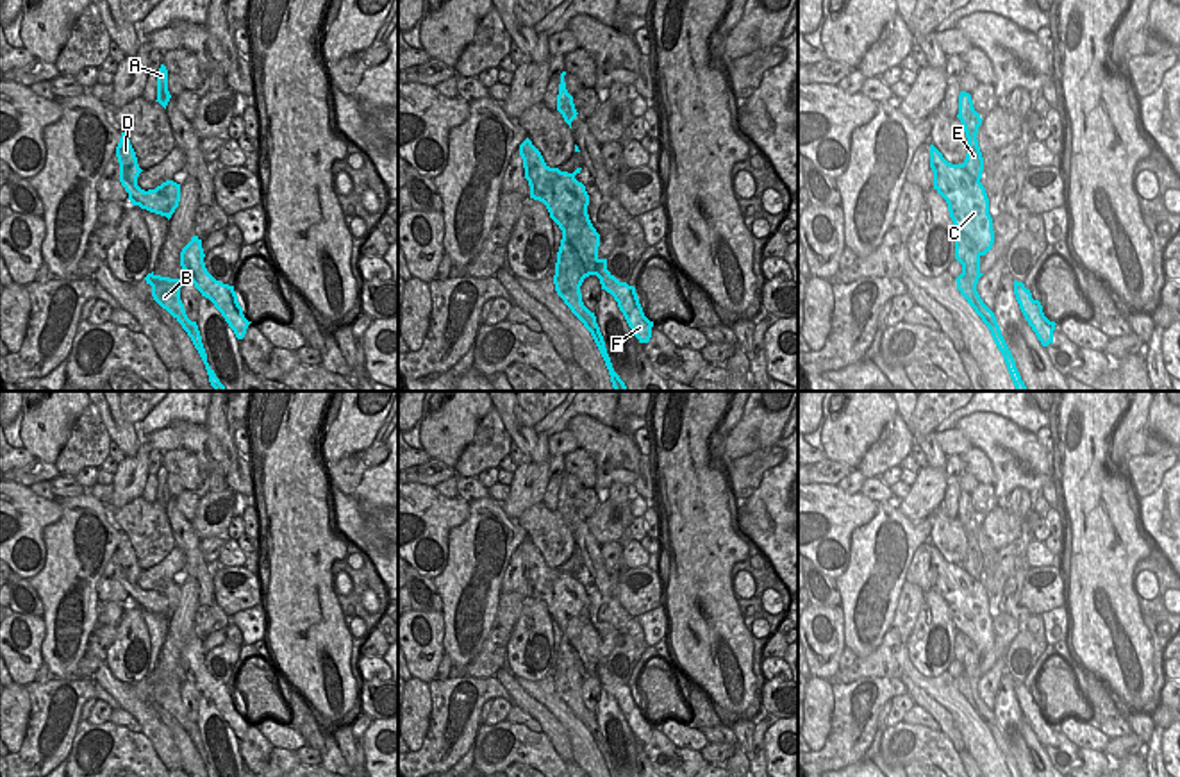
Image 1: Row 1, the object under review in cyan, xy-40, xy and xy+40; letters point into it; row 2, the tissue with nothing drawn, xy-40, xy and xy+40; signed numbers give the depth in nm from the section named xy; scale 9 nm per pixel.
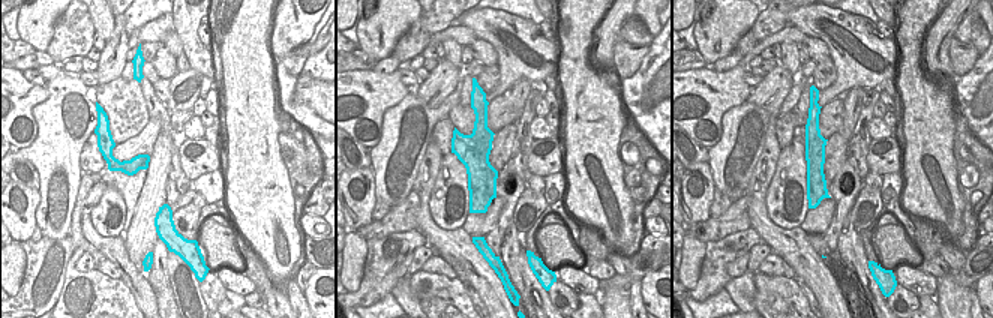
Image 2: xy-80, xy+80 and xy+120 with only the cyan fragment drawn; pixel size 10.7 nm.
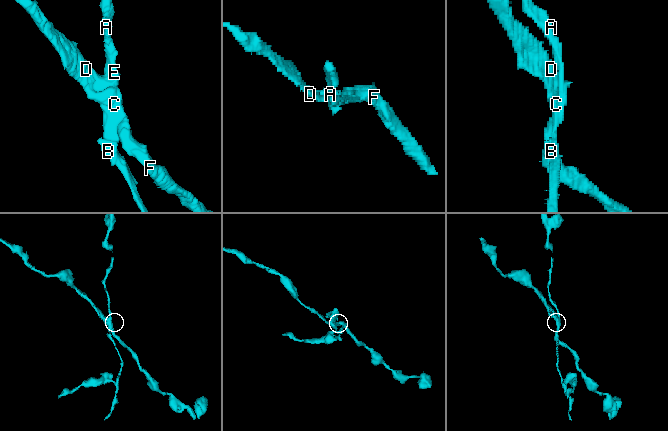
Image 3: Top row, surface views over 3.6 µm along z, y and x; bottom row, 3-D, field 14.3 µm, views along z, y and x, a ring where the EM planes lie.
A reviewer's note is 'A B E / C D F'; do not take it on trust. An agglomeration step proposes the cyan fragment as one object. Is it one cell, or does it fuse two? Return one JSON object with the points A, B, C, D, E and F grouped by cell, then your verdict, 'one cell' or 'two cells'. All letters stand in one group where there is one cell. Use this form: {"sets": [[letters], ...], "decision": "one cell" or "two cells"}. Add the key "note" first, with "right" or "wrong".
{"note": "right", "sets": [["A", "B", "E"], ["C", "D", "F"]], "decision": "two cells"}

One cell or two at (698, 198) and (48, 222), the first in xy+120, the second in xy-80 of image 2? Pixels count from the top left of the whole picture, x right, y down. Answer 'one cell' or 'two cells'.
two cells

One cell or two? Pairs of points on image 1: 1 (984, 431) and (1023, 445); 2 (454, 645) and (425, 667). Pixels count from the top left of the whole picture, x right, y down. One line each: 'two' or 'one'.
1: one
2: two

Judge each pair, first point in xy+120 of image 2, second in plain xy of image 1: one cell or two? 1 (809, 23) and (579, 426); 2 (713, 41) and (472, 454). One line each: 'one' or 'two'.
1: one
2: two

